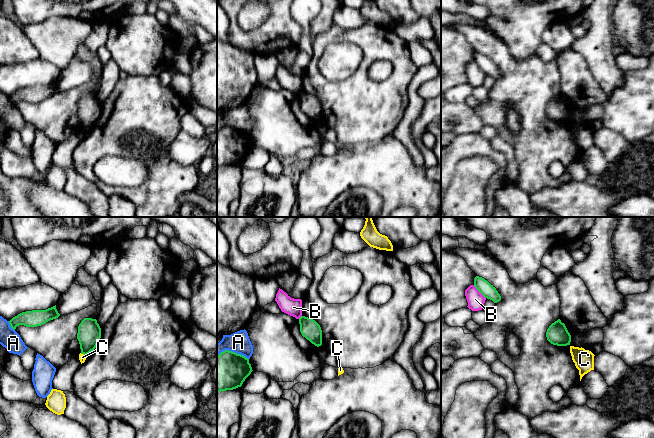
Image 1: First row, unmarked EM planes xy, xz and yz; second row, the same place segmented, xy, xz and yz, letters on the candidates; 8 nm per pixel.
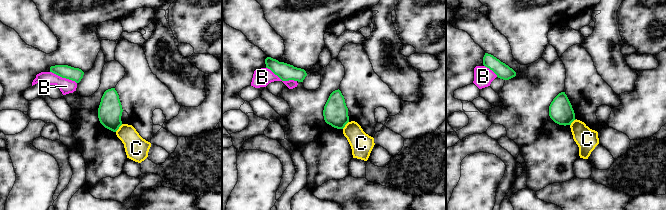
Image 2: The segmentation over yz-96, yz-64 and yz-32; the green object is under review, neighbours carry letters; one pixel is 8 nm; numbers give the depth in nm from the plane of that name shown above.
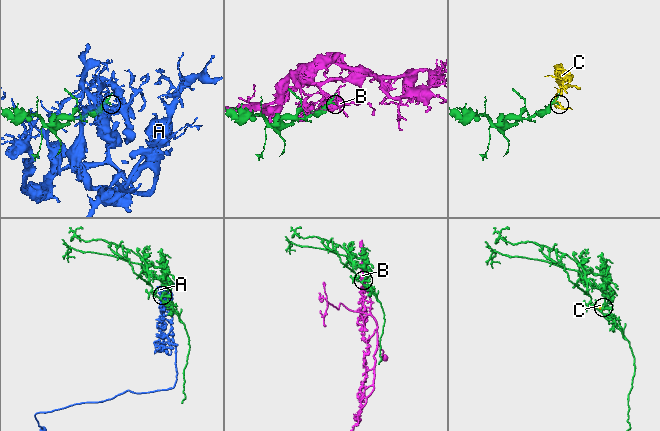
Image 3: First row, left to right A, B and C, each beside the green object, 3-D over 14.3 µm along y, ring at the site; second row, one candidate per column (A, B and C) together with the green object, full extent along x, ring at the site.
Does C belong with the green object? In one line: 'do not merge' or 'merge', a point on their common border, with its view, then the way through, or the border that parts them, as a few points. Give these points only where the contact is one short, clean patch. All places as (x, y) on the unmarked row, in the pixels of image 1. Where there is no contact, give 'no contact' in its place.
do not merge | xy (83, 129) | along xy (80, 129), (86, 131)

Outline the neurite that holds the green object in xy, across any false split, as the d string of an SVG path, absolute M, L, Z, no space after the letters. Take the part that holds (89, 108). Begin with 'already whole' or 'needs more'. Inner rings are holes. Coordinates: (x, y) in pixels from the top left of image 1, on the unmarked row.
already whole | M84 94L78 102L77 115L81 130L87 131L93 127L101 114L101 104L96 95Z

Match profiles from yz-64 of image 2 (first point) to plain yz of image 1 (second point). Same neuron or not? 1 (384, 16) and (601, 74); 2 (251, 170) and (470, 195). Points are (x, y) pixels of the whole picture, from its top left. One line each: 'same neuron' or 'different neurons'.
1: same neuron
2: same neuron

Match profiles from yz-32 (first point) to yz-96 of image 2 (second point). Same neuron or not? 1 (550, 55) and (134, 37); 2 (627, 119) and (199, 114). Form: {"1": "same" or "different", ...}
{"1": "different", "2": "same"}

